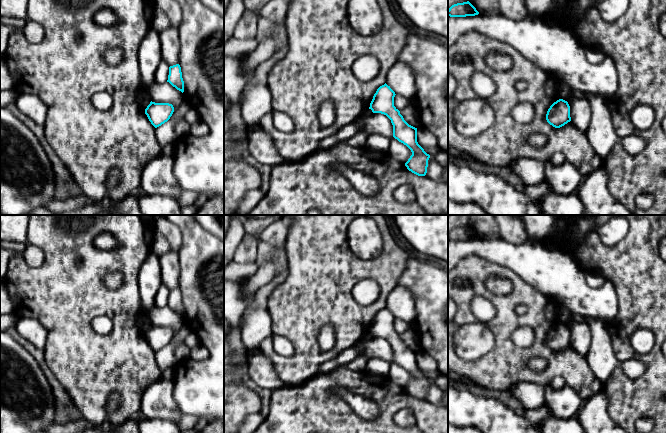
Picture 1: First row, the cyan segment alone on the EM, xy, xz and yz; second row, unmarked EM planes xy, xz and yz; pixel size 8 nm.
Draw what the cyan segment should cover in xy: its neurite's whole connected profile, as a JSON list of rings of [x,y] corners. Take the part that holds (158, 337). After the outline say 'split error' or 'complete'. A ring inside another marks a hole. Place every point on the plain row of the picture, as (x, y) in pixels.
[[[150,326],[150,328],[145,333],[145,338],[147,339],[151,348],[157,352],[167,346],[174,336],[174,331],[169,327],[155,327]]]; complete

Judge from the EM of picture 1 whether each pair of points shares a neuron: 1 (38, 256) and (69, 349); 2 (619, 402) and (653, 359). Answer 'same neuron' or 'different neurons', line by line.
1: different neurons
2: same neuron

